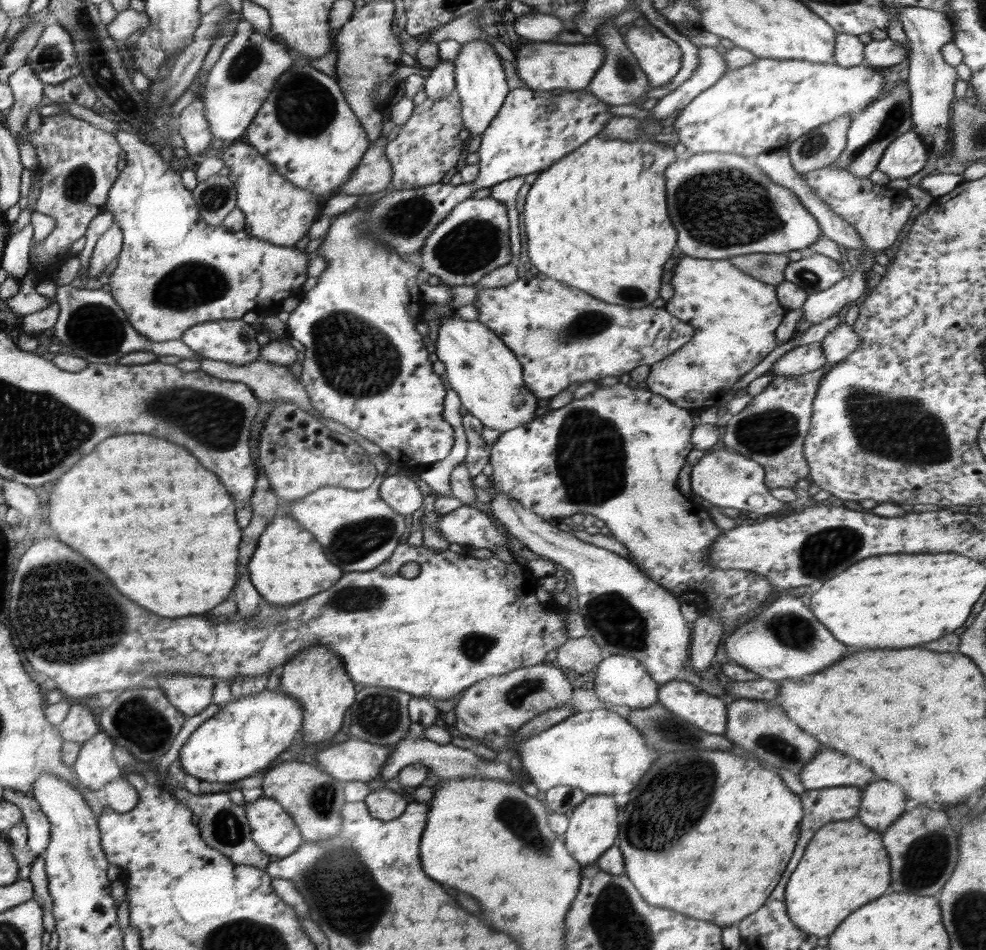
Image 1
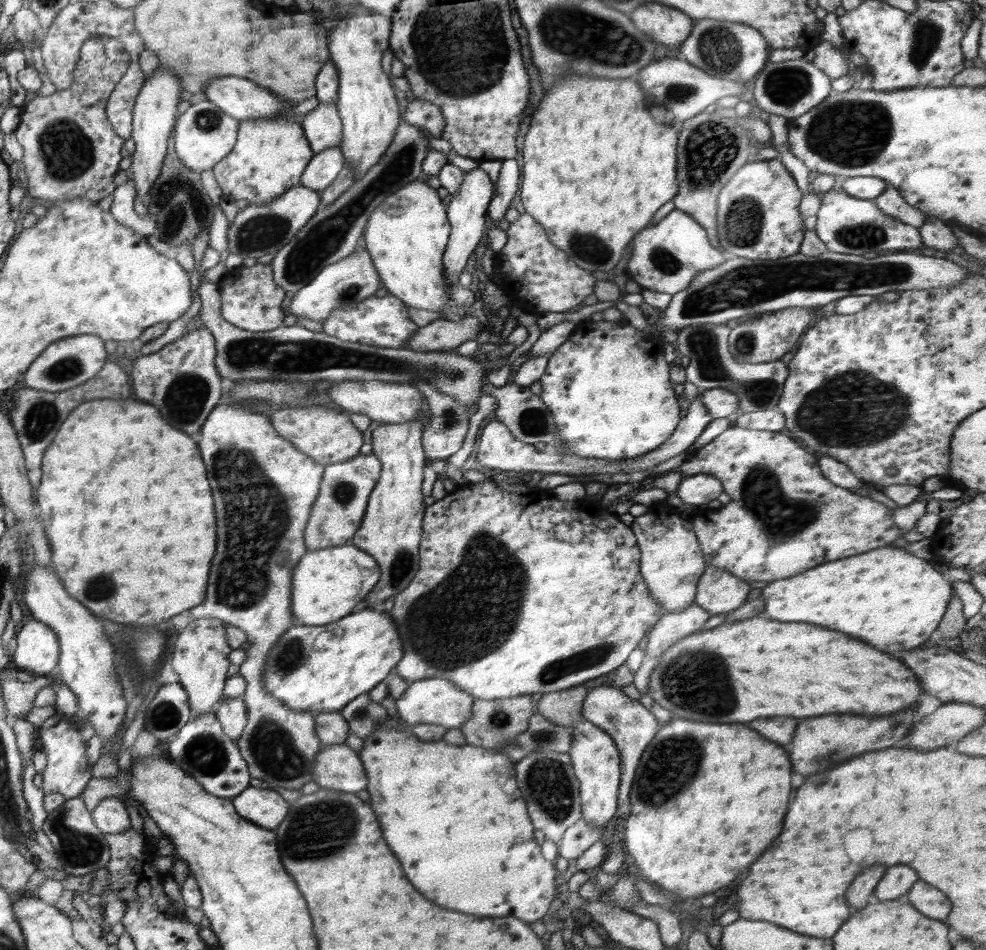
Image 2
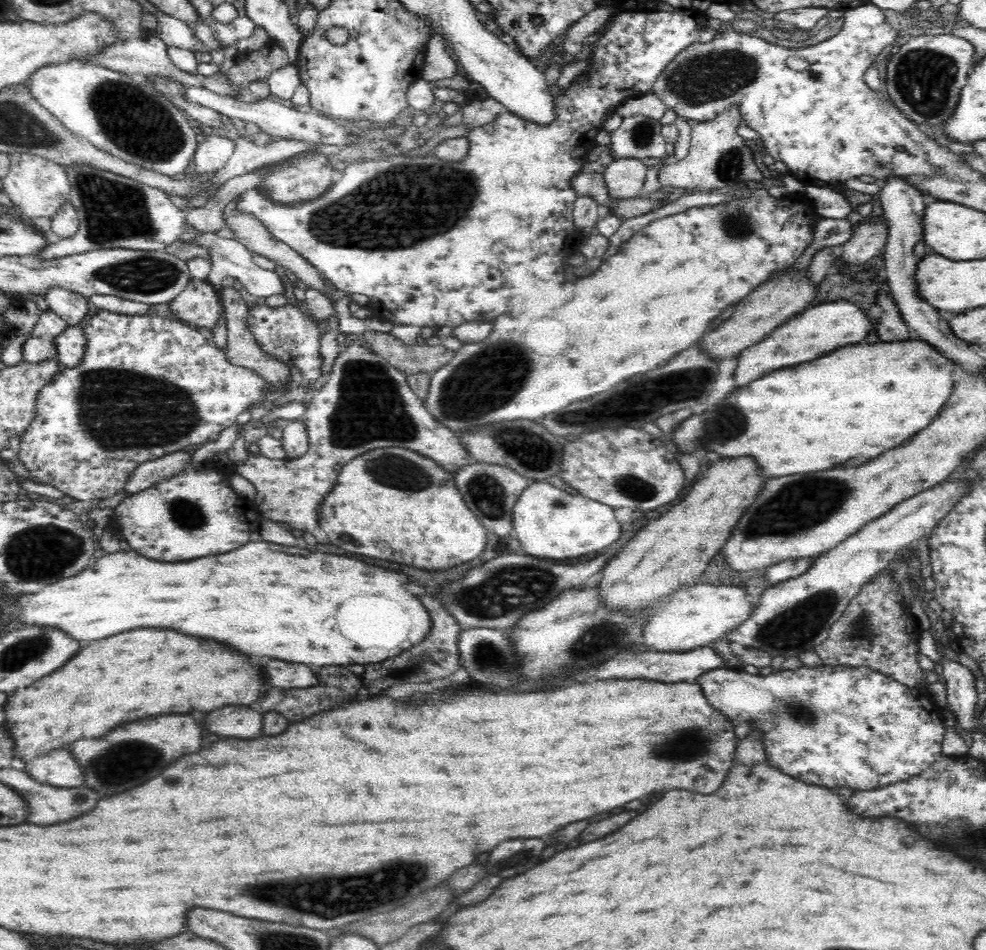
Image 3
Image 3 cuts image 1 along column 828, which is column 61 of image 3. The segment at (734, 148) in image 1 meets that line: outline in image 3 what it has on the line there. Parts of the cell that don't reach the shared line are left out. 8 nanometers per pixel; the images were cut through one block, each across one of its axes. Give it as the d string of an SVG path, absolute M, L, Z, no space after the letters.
M72 59L42 66L30 76L26 86L32 93L32 97L54 114L68 130L86 138L86 141L111 156L144 170L153 170L175 178L183 177L184 170L188 168L190 160L197 152L200 135L196 135L186 113L172 104L172 101L168 101L164 93L155 90L139 77L118 73L98 64Z

